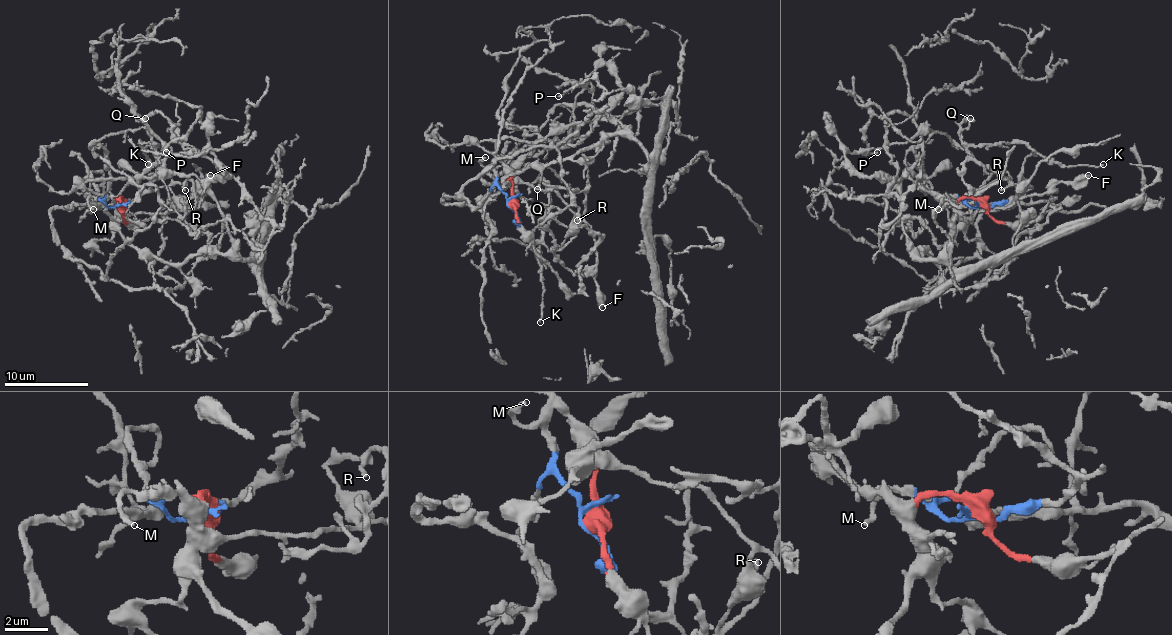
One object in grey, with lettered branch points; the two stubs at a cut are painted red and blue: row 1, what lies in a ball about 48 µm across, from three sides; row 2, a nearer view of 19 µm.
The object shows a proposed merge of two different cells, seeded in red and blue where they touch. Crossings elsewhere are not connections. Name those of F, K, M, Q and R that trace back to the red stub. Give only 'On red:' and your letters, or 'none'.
On red: F

